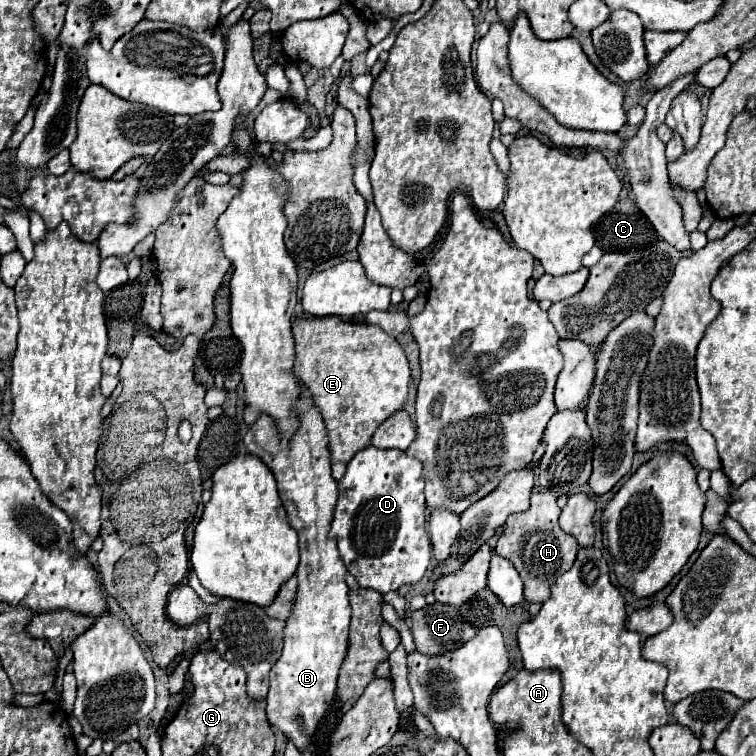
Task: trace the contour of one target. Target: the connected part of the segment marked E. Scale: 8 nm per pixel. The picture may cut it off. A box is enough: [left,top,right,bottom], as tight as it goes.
[293,318,409,482]

